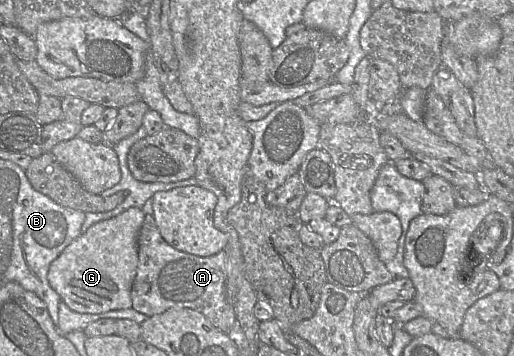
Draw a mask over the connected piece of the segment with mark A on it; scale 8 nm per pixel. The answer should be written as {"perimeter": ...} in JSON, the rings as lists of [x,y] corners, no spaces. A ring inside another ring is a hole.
{"perimeter":[[[145,215],[138,237],[138,267],[131,288],[132,309],[154,316],[171,308],[191,308],[202,313],[209,322],[225,333],[236,323],[236,315],[228,302],[226,282],[229,257],[223,250],[208,257],[179,251],[161,236],[152,215]]]}

